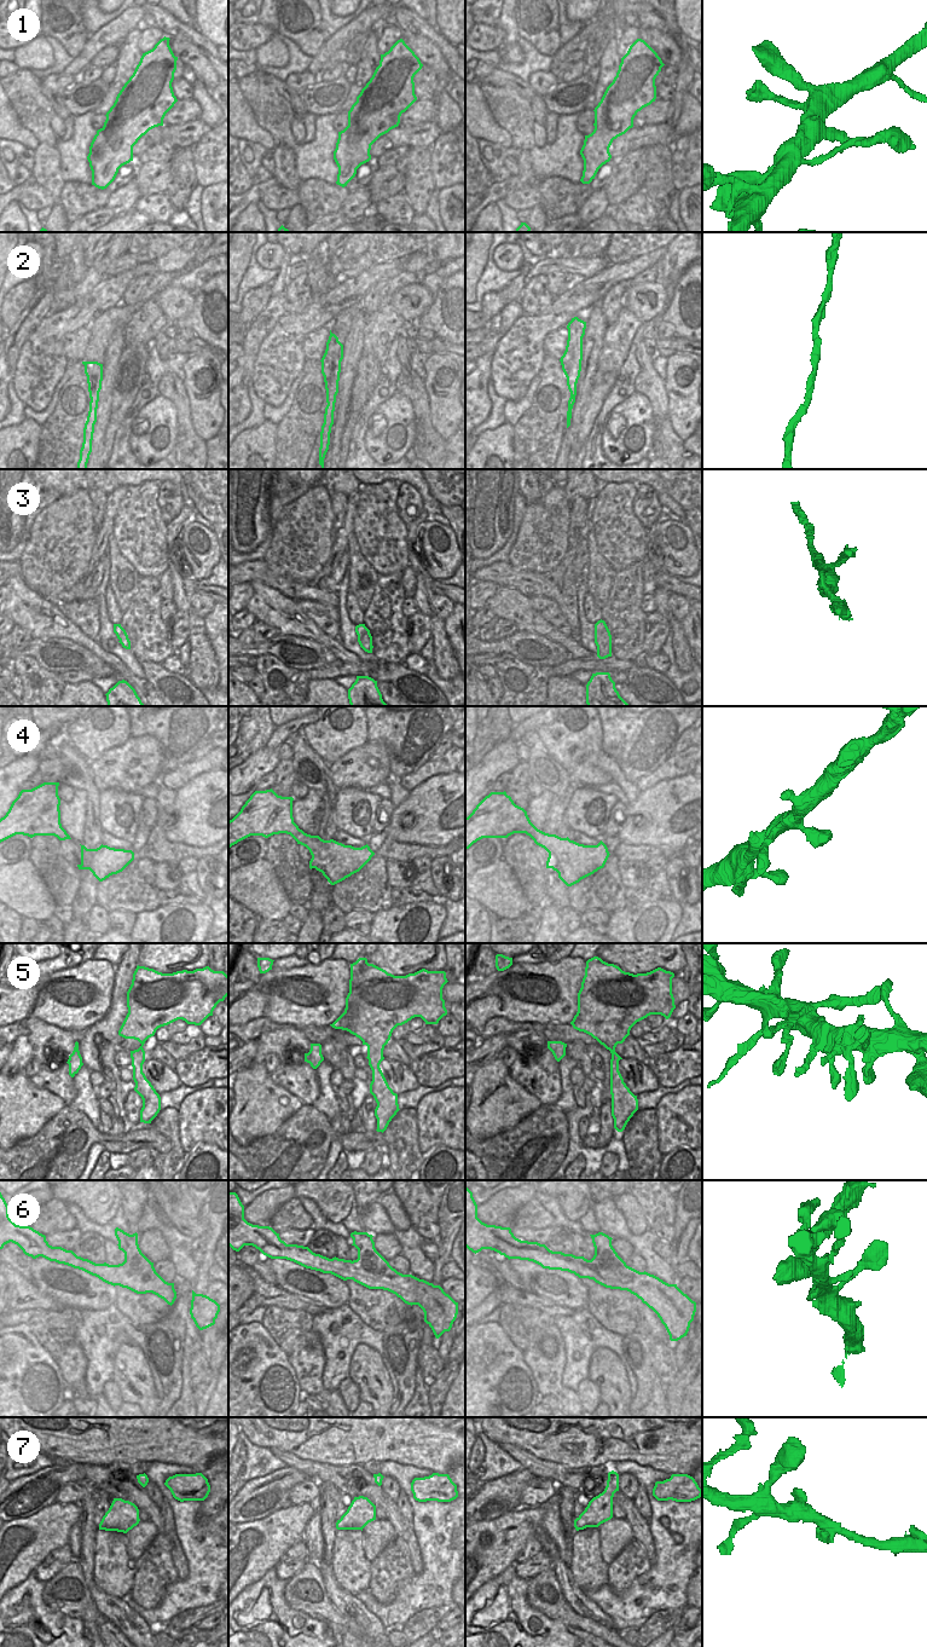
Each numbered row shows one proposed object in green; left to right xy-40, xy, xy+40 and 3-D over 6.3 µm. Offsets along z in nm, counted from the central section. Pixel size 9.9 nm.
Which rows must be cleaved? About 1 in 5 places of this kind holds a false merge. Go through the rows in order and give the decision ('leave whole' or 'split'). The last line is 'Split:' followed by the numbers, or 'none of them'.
1: leave whole
2: leave whole
3: split
4: leave whole
5: leave whole
6: leave whole
7: leave whole
Split: 3

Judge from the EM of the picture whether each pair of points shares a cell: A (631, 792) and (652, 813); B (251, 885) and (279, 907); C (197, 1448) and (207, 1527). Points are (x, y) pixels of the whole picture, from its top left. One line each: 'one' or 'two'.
A: two
B: one
C: two

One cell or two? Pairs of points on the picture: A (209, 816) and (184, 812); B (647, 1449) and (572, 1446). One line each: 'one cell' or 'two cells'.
A: one cell
B: one cell

